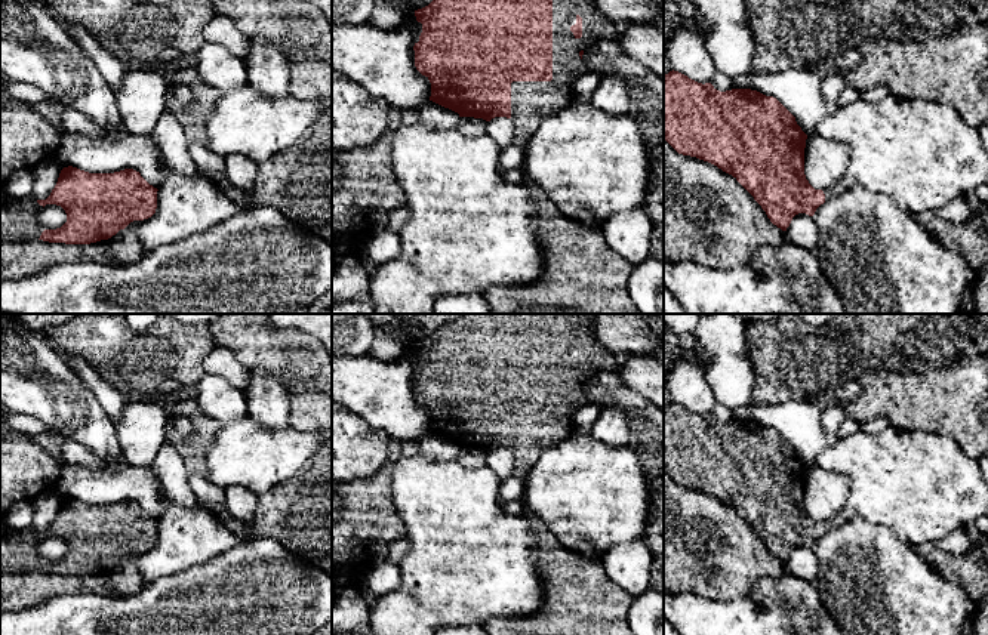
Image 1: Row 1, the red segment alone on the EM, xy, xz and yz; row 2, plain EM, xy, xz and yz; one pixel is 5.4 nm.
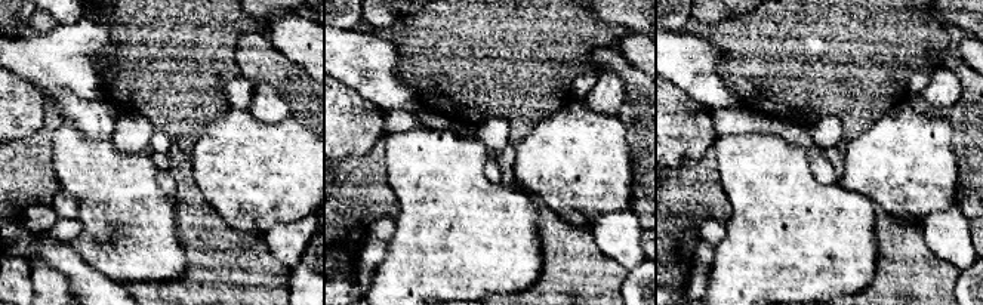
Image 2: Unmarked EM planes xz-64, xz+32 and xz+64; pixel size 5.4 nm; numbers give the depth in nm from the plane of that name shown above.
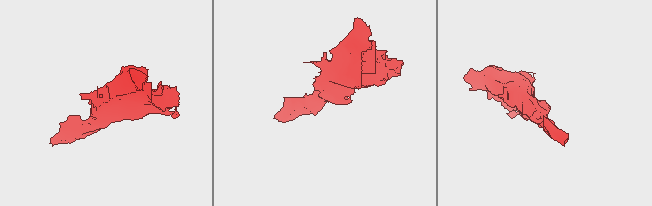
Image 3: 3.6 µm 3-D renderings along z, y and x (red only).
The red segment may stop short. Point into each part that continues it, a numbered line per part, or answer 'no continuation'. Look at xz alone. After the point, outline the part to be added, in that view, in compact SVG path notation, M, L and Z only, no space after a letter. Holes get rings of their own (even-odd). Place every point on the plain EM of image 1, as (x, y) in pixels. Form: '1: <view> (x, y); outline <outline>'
1: xz (409, 353); outline M415 343L403 349L403 355L415 363L415 374L419 373L419 367L422 364L422 355L416 352Z
2: xz (531, 432); outline M542 314L553 317L553 411L551 413L513 413L511 451L514 454L514 475L526 480L529 471L539 460L544 450L569 438L575 432L573 416L587 404L579 388L595 370L618 372L618 355L604 349L594 336L593 314ZM576 348L582 349L582 369L576 370L570 358Z

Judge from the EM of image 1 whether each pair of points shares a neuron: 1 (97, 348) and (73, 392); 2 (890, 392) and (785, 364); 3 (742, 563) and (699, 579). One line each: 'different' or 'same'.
1: different
2: different
3: same

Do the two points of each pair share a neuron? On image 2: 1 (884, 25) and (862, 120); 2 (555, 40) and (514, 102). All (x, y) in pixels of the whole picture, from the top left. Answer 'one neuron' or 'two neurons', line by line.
1: one neuron
2: one neuron

